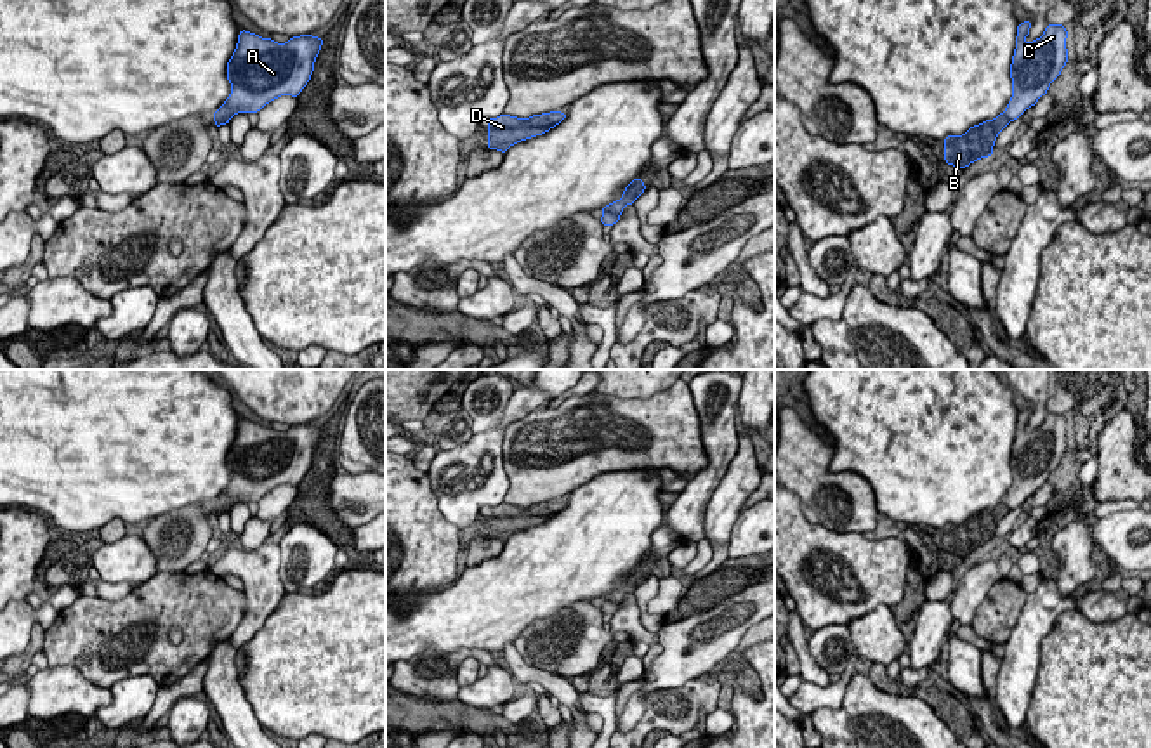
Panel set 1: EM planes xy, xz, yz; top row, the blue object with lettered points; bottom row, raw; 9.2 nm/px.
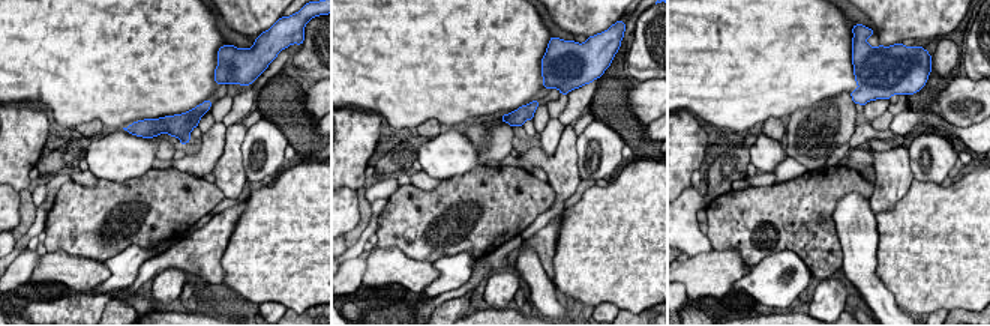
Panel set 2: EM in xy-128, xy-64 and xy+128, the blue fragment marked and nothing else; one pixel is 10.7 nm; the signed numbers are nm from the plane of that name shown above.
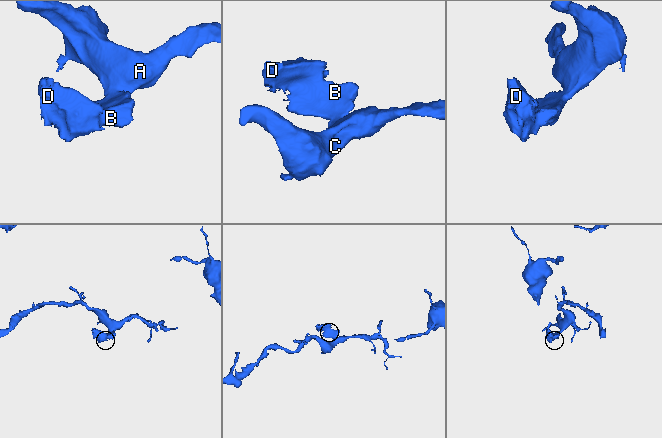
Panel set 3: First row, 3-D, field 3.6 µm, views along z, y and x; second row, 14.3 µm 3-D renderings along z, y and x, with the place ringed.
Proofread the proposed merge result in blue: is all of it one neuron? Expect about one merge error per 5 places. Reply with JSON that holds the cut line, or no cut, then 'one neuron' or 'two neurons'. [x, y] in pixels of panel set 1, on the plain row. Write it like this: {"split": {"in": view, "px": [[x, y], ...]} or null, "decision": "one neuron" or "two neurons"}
{"split": {"in": "xz", "px": [[605, 601], [618, 604]]}, "decision": "two neurons"}

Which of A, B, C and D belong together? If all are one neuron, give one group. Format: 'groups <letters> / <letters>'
groups A C / B D

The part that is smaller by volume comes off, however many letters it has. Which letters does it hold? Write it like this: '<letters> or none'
B, D

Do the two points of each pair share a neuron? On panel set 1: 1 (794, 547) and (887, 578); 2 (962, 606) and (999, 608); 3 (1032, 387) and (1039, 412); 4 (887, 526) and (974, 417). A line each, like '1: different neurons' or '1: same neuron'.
1: same neuron
2: different neurons
3: same neuron
4: different neurons

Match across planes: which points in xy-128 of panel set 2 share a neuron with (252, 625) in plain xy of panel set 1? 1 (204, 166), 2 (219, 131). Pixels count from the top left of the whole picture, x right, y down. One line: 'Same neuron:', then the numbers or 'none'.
Same neuron: none

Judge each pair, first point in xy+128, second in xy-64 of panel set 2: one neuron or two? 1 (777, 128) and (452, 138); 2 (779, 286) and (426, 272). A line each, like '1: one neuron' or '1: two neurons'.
1: two neurons
2: two neurons

